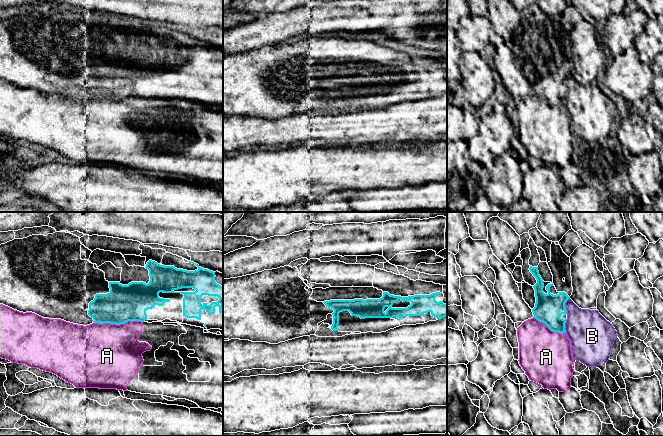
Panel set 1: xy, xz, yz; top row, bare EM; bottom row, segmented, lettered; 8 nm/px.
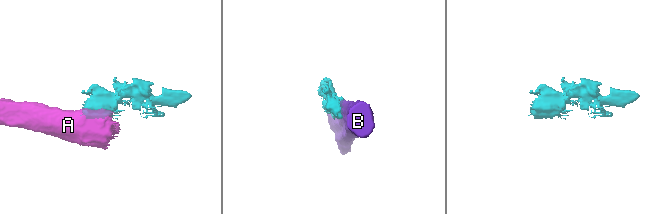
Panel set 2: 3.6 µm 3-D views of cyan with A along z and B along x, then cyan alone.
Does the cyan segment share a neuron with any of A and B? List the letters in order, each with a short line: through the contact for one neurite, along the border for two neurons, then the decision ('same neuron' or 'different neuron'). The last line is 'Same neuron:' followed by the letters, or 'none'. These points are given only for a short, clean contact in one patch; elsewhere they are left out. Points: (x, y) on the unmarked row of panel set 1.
A: different neuron
B: different neuron
Same neuron: none

